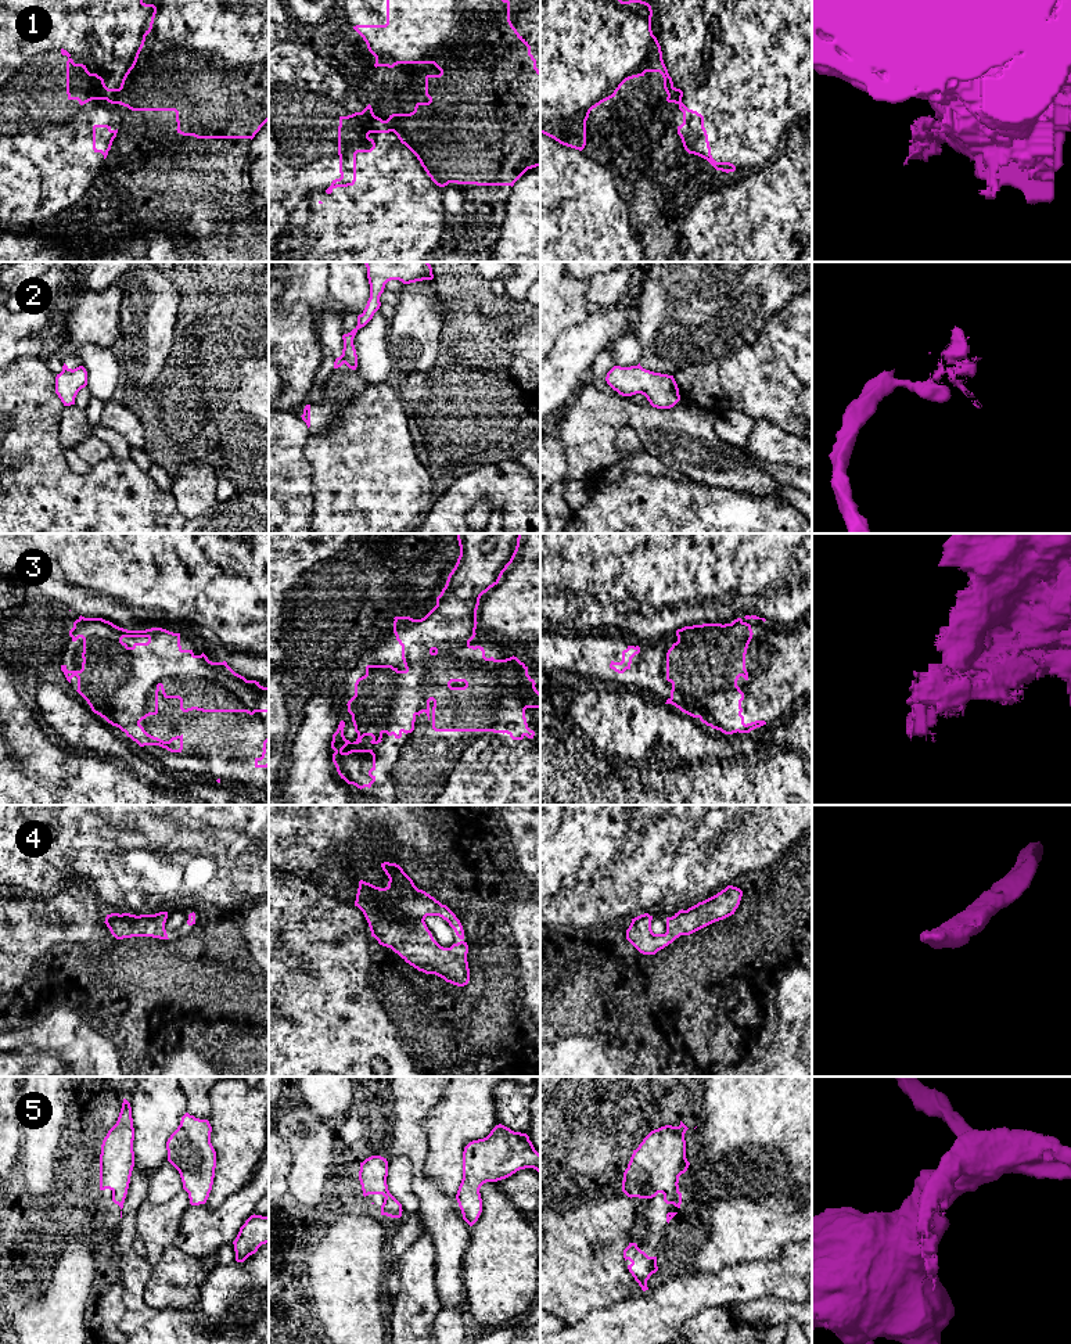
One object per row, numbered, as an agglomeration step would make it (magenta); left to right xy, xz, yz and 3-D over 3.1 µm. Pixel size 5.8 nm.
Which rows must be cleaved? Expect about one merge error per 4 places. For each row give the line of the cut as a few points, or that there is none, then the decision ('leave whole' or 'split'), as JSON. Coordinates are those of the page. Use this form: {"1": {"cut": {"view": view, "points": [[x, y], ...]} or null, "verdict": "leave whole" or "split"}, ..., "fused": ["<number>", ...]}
{"1": {"cut": null, "verdict": "leave whole"}, "2": {"cut": {"view": "xy", "points": [[63, 369], [71, 370]]}, "verdict": "split"}, "3": {"cut": null, "verdict": "leave whole"}, "4": {"cut": null, "verdict": "leave whole"}, "5": {"cut": null, "verdict": "leave whole"}, "fused": ["2"]}

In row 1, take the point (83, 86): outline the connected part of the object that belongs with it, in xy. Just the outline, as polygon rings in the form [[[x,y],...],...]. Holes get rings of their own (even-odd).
[[[140,0],[144,7],[152,7],[150,28],[143,35],[132,67],[125,73],[119,89],[108,89],[104,79],[90,73],[83,64],[75,64],[71,54],[61,48],[67,61],[67,94],[68,100],[78,100],[80,105],[91,100],[107,100],[121,104],[132,111],[175,111],[177,133],[197,139],[254,139],[260,127],[269,121],[269,0]]]

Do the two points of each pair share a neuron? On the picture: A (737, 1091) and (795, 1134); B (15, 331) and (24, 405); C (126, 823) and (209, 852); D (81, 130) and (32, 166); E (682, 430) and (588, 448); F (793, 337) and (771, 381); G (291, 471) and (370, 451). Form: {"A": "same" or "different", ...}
{"A": "same", "B": "different", "C": "same", "D": "same", "E": "same", "F": "same", "G": "different"}

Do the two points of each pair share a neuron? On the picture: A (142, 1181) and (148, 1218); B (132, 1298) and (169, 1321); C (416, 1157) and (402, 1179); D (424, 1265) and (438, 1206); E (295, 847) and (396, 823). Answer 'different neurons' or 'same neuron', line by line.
A: different neurons
B: same neuron
C: different neurons
D: different neurons
E: same neuron

